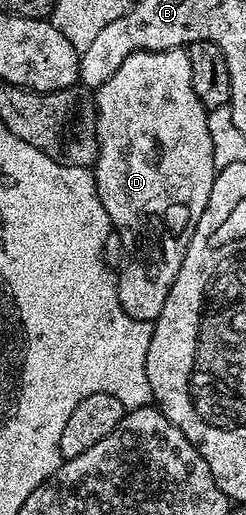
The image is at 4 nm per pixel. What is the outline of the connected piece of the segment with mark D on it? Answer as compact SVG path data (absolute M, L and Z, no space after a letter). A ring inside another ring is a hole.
M186 48L166 49L165 51L137 51L105 79L105 83L93 93L96 111L96 135L99 138L99 154L93 166L95 186L99 198L103 200L105 211L111 220L111 228L121 235L123 263L118 266L119 302L125 312L133 319L154 322L161 315L161 307L169 299L169 287L173 287L173 279L177 279L177 271L181 271L181 263L185 263L185 251L189 251L189 239L193 239L193 231L197 227L197 219L201 219L201 211L209 203L209 191L213 191L215 174L213 163L213 139L209 139L208 110L203 108L201 99L197 99L197 91L193 91L193 71L189 69L189 55Z

